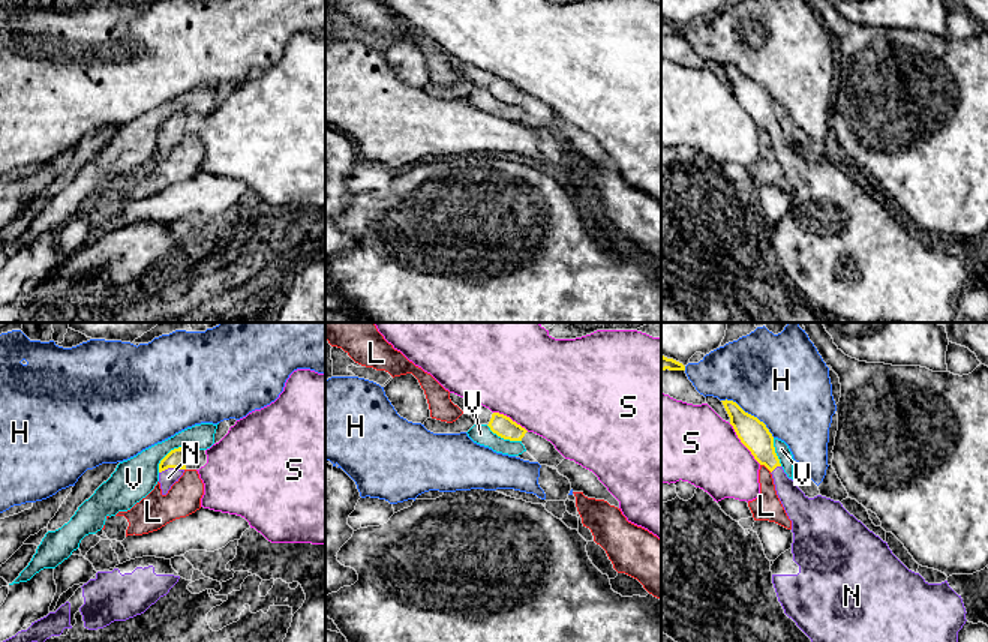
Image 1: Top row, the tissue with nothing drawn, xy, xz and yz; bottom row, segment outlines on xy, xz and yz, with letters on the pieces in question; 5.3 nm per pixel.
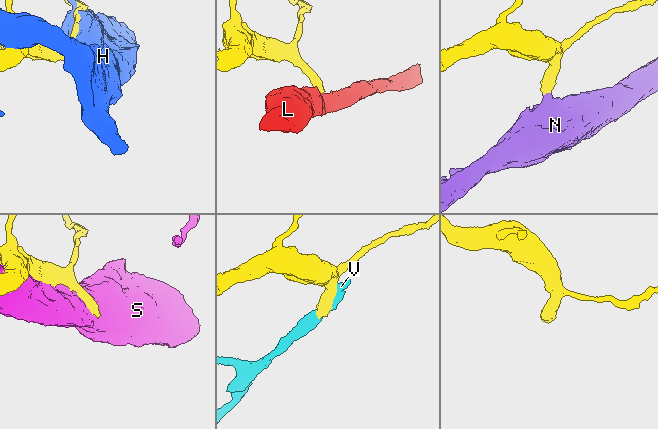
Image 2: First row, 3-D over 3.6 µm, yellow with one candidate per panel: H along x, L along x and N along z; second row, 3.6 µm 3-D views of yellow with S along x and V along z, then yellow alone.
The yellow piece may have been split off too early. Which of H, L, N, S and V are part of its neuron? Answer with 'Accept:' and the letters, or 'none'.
Accept: N

